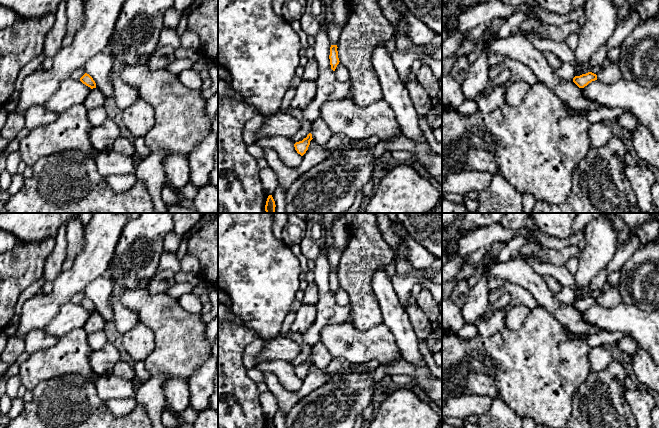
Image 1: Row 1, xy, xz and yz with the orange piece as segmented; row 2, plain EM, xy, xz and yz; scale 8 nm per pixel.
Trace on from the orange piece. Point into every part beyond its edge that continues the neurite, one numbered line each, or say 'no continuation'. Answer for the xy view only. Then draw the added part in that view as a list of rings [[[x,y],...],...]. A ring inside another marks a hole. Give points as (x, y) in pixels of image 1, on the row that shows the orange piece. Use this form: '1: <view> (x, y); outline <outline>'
no continuation

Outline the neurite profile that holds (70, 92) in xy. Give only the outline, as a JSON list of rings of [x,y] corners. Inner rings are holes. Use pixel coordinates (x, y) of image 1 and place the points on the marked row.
[[[67,78],[60,83],[58,90],[47,101],[45,107],[59,115],[73,105],[83,104],[91,88],[83,84],[80,80]]]

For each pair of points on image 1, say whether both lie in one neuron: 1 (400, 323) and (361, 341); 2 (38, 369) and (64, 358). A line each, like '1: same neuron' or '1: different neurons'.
1: different neurons
2: same neuron

